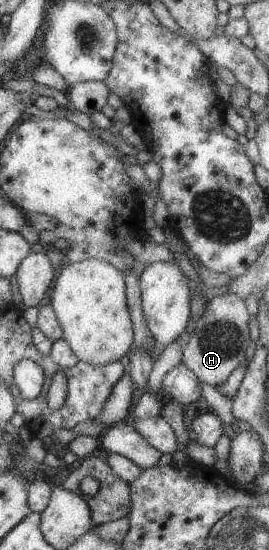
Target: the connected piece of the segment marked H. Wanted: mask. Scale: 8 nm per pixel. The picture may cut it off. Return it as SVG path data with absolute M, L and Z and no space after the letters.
M224 293L211 297L205 303L205 312L201 314L189 333L185 348L182 350L182 363L201 383L213 388L221 386L225 378L244 361L245 350L250 344L247 322L250 316L245 301L233 294Z

